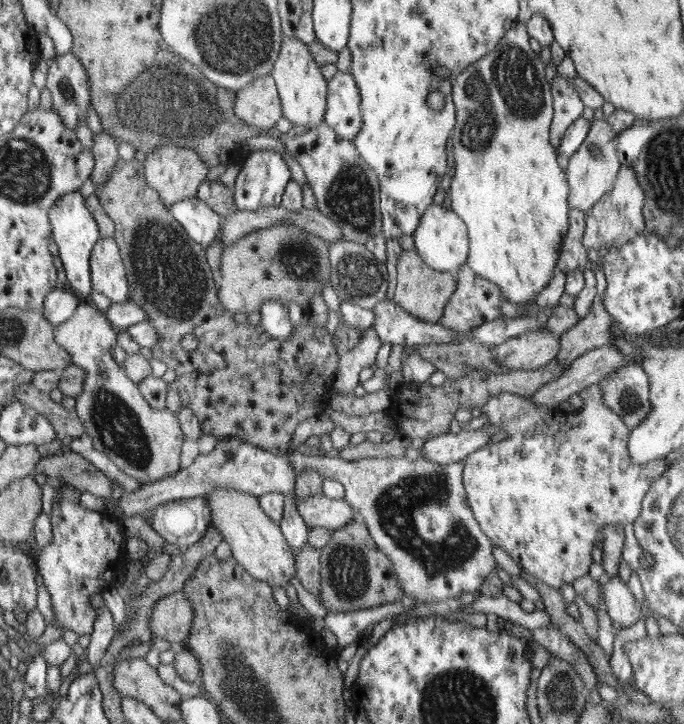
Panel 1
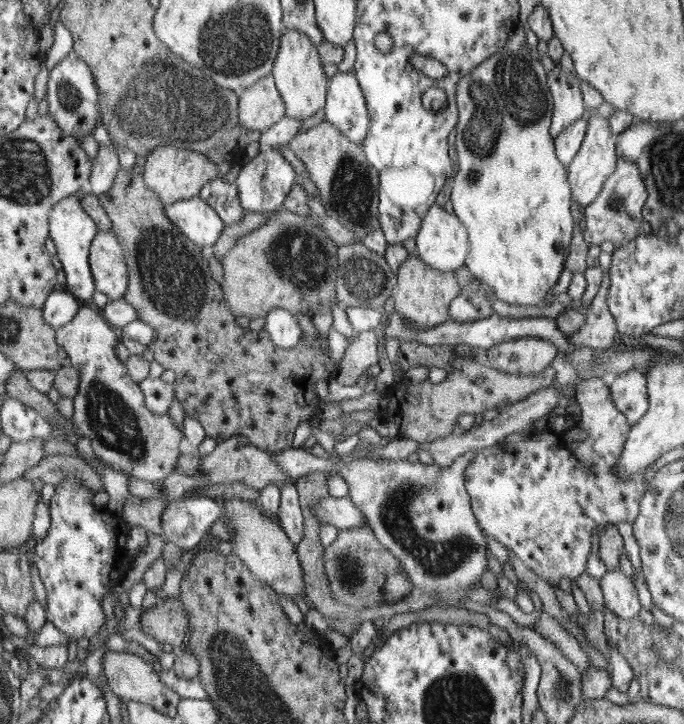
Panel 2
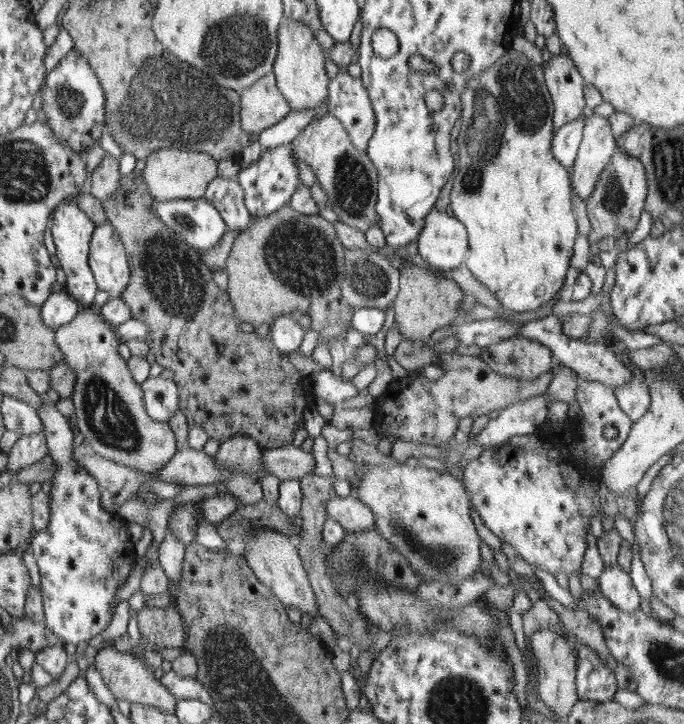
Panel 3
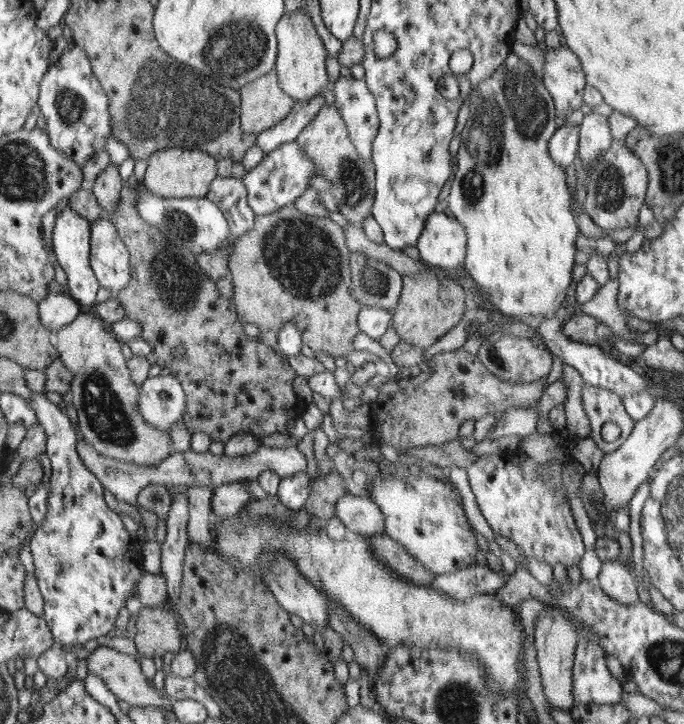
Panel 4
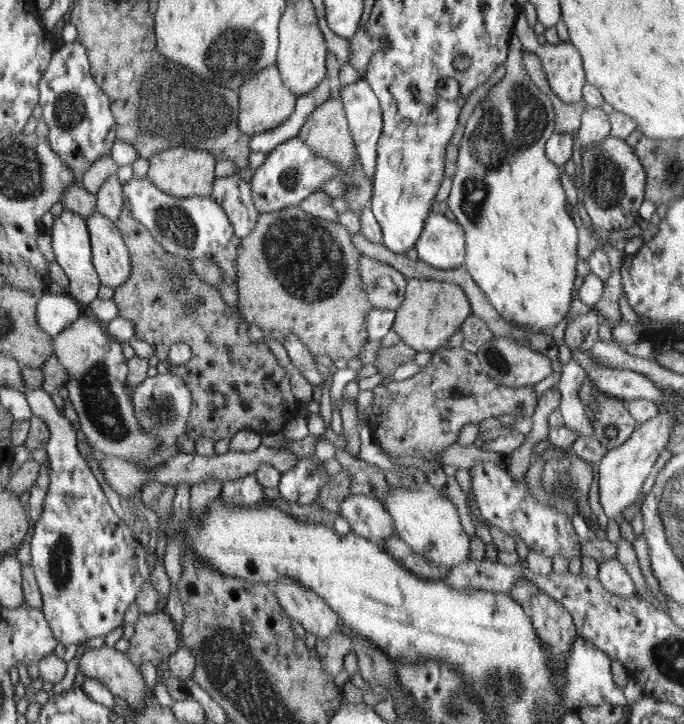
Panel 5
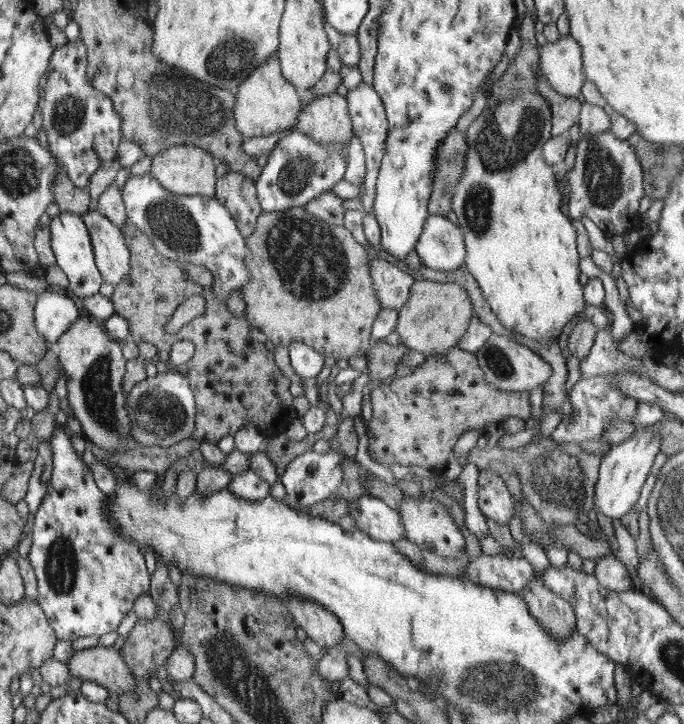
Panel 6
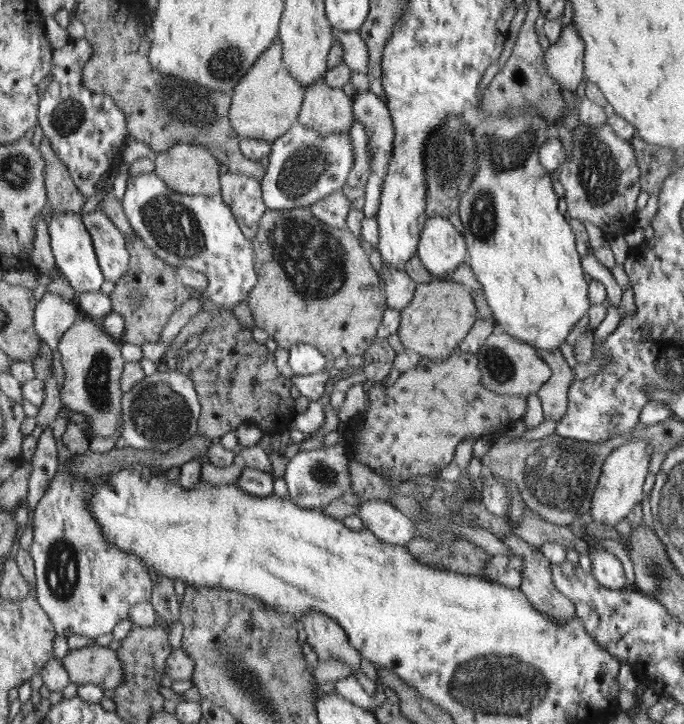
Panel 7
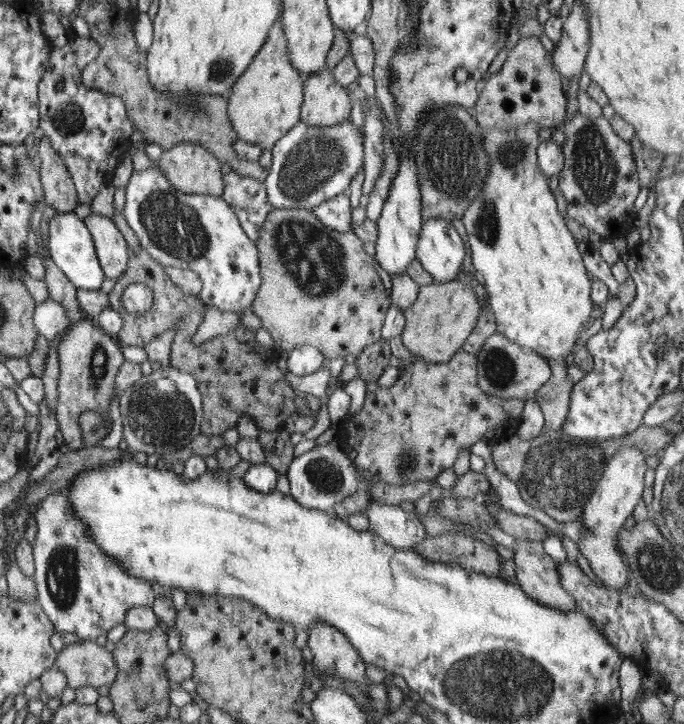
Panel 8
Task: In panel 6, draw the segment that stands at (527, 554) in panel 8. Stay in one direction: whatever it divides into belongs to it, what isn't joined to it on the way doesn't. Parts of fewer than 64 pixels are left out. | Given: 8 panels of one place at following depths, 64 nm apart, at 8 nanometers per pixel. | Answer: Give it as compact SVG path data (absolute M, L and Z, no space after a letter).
M534 572L534 580L528 582L520 593L532 616L536 616L538 624L548 630L550 636L556 640L568 640L576 622L573 608L568 601L540 582L542 575L544 572Z

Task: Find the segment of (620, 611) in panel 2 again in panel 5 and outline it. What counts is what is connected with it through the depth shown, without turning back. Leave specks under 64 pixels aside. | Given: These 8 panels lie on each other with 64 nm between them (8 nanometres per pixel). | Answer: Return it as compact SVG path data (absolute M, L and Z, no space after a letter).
M616 557L608 558L599 564L597 579L608 592L616 596L628 598L636 593L632 578Z

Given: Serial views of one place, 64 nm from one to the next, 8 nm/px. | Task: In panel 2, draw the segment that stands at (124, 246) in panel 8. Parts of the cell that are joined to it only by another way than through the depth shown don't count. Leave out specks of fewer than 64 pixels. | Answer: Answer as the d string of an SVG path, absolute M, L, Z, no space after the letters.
M112 229L108 230L108 232L99 230L99 234L95 236L91 248L90 263L99 292L106 294L108 300L122 299L128 288L128 270L126 258L124 258L124 250L120 246L120 242L118 242L118 238L116 238Z

